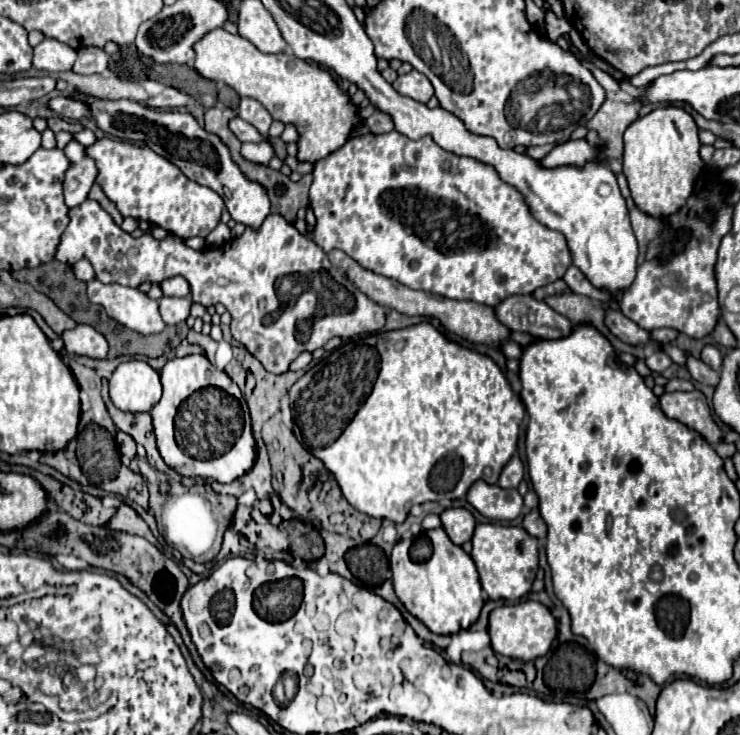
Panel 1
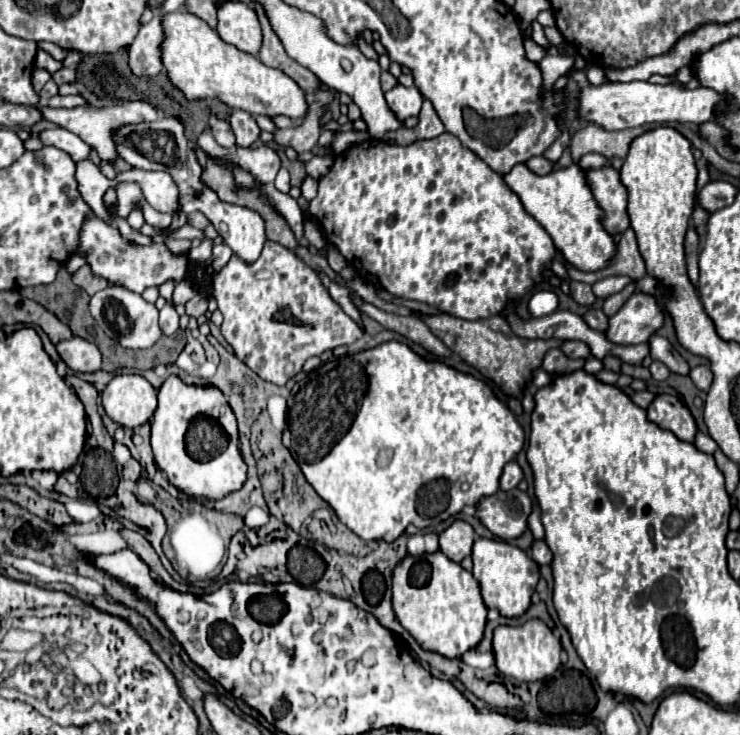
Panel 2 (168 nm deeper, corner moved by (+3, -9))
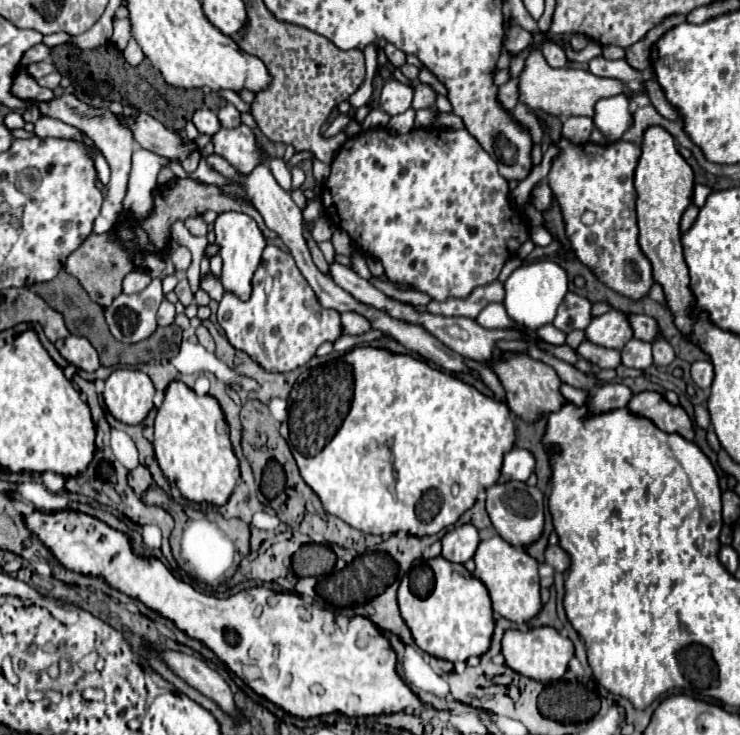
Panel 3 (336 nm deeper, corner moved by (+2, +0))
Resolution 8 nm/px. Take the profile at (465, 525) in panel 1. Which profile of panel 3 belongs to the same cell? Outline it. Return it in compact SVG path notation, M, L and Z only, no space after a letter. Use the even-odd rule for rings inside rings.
M470 523L454 527L442 537L442 557L452 563L466 563L478 547L478 529Z

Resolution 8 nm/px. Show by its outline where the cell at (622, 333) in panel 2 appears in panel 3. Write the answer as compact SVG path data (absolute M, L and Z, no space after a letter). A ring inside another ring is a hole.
M610 309L608 313L592 319L586 327L586 339L608 349L622 349L634 337L628 317L630 315L626 311Z

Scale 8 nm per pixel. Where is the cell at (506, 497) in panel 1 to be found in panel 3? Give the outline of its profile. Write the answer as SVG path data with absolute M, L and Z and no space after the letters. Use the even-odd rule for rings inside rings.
M522 481L496 483L486 489L486 511L500 537L514 547L526 547L534 543L544 529L544 495L538 487L530 487Z

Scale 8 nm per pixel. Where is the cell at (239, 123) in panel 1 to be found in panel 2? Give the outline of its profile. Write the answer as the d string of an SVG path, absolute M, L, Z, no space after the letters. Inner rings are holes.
M213 120L211 122L211 134L219 146L231 148L235 144L235 138L233 138L233 132L231 132L231 126L227 120Z

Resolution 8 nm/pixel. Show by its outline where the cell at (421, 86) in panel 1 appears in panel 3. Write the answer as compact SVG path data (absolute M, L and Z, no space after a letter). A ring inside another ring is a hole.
M390 79L382 87L380 105L388 115L400 115L412 107L412 99L414 99L414 87L400 83L398 79Z

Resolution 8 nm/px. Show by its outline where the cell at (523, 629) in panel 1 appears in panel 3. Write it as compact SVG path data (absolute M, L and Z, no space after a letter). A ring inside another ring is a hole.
M534 627L528 631L520 629L506 629L502 637L502 655L506 665L530 679L536 681L556 681L566 673L568 661L574 655L574 645L568 637L562 637L554 627Z

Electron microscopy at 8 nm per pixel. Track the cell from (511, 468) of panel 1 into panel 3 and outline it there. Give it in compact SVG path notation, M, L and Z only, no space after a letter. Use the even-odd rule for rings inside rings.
M514 447L510 453L504 455L504 463L502 463L502 471L500 471L500 481L526 481L530 477L530 473L534 471L534 457L530 451Z

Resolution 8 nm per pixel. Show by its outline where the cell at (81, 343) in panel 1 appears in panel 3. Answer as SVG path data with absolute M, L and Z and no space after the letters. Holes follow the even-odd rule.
M70 335L66 339L58 339L56 343L56 349L60 351L60 355L76 365L78 369L84 369L84 371L96 371L100 367L100 361L98 361L98 353L96 349L92 347L92 343L86 339L86 337L80 337L80 335Z

